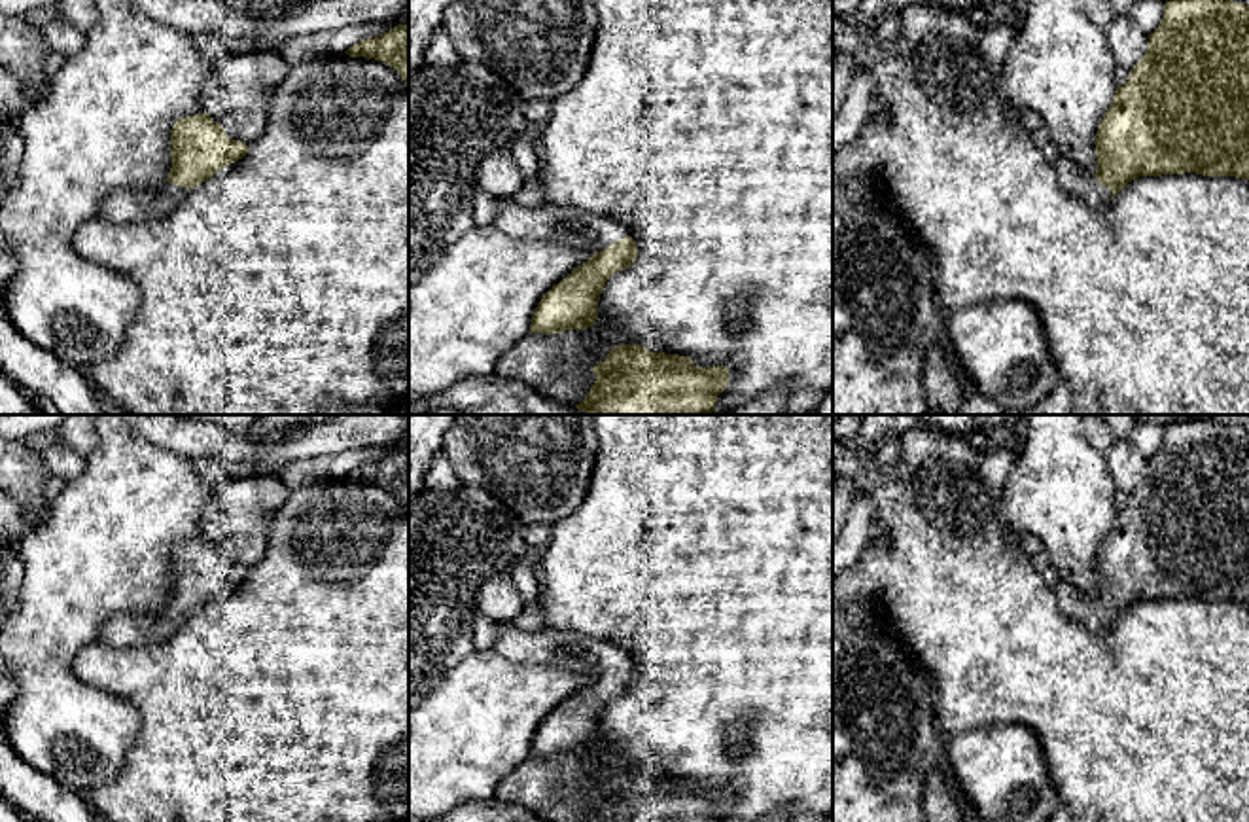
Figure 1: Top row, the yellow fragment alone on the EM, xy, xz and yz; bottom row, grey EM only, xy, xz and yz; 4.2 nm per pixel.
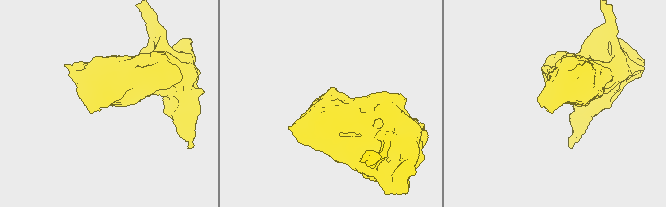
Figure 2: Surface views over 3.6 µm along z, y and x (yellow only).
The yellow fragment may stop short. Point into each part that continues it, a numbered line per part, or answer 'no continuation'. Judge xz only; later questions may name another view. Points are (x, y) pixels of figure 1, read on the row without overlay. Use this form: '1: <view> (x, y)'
no continuation

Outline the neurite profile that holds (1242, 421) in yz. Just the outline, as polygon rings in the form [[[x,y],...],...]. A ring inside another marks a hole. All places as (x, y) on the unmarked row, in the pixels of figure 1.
[[[1134,415],[1134,417],[1141,422],[1156,422],[1162,426],[1170,426],[1171,422],[1177,422],[1177,420],[1204,419],[1204,420],[1241,426],[1249,430],[1249,415]]]

